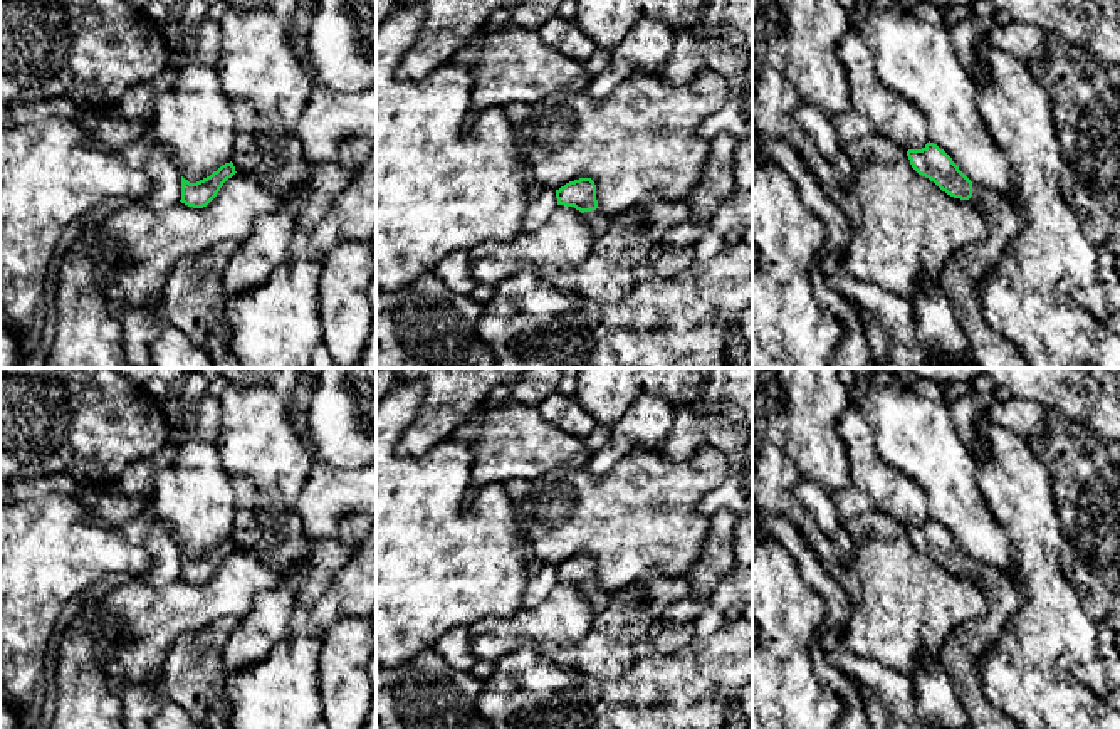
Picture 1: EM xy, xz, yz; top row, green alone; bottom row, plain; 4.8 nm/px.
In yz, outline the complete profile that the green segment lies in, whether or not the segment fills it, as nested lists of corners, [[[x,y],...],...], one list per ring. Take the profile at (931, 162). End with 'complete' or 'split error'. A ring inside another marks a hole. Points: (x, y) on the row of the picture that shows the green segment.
[[[930,141],[922,149],[908,149],[907,156],[919,175],[947,195],[967,200],[989,225],[989,237],[959,249],[939,279],[974,363],[981,368],[1029,368],[1018,348],[986,323],[979,299],[981,282],[1019,228],[1016,210],[1004,195],[972,183],[950,156]]]; split error

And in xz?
[[[579,178],[556,190],[557,205],[574,207],[586,218],[594,239],[601,237],[611,223],[596,200],[596,185],[591,178]]]; split error

